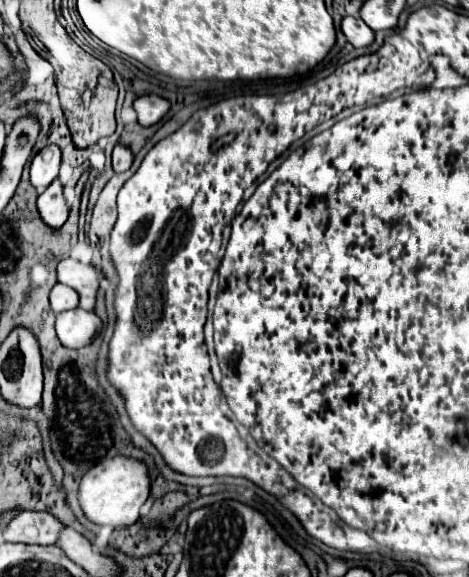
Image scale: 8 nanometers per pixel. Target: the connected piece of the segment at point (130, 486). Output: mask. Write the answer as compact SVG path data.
M117 455L113 459L107 459L105 463L97 463L83 475L79 485L79 503L89 521L99 525L113 525L115 529L119 529L139 519L141 505L149 499L149 489L151 477L147 463L141 459Z

